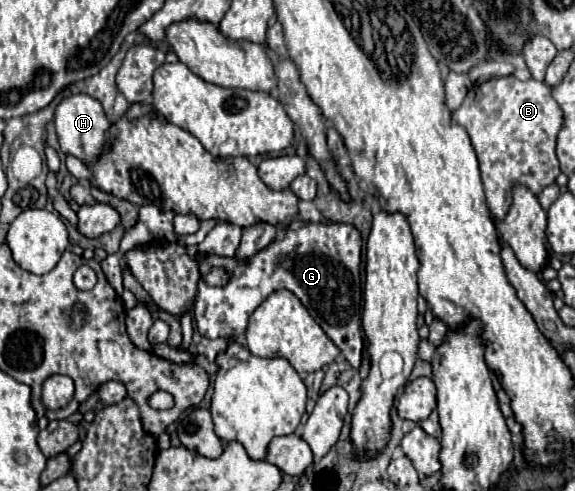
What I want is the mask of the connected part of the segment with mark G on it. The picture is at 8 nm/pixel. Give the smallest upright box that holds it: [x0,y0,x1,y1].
[195,224,363,368]

